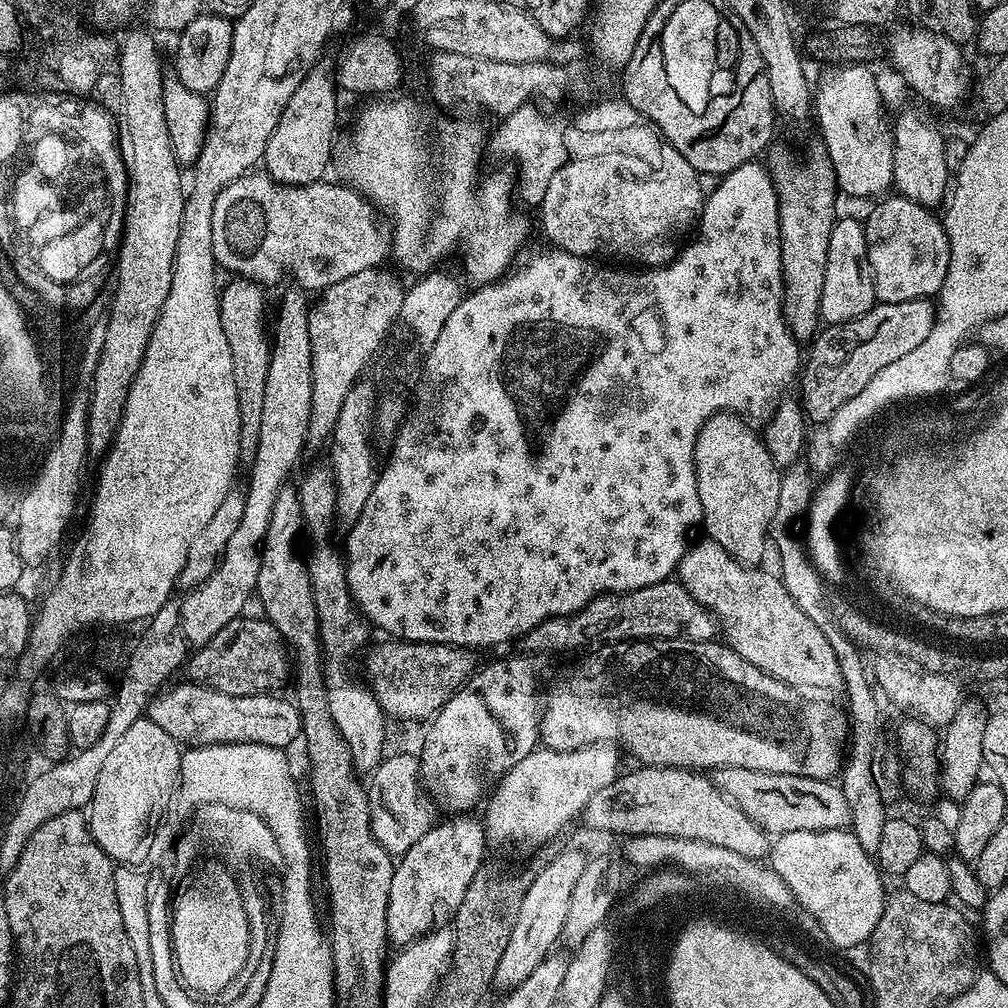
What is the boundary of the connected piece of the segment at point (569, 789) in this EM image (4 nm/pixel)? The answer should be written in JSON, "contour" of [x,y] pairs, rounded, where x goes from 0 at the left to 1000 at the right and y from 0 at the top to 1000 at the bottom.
{"contour":[[[582,738],[569,744],[550,744],[533,741],[531,746],[522,748],[522,752],[512,754],[508,761],[495,771],[492,783],[483,791],[484,803],[478,809],[480,827],[485,838],[488,837],[520,837],[525,833],[528,837],[540,837],[548,833],[567,813],[578,807],[581,796],[597,782],[609,776],[616,769],[615,750],[617,746],[610,738]]]}

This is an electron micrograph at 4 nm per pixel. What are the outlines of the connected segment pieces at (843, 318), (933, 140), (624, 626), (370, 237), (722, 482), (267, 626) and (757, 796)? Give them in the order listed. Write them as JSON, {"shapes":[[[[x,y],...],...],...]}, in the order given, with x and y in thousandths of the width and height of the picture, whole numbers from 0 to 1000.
{"shapes":[[[[834,213],[823,228],[823,244],[819,252],[819,276],[815,280],[815,300],[813,301],[813,316],[818,322],[838,321],[851,315],[870,302],[869,285],[865,275],[865,265],[861,259],[861,245],[856,221],[845,214]]],[[[901,107],[890,119],[888,116],[885,142],[889,148],[885,181],[892,193],[911,200],[916,206],[929,208],[933,201],[933,205],[938,201],[942,190],[942,172],[937,148],[938,135],[929,128],[928,121],[916,111],[918,108],[913,107]]],[[[664,573],[649,581],[637,581],[624,587],[604,587],[589,592],[580,603],[567,611],[551,611],[539,615],[518,633],[519,646],[567,647],[579,643],[600,631],[603,637],[629,635],[704,635],[711,630],[712,616],[705,607],[675,580],[674,574]]],[[[251,169],[245,175],[236,177],[232,181],[228,181],[228,185],[224,185],[220,188],[220,192],[216,192],[216,196],[212,200],[212,216],[210,217],[210,231],[212,232],[212,256],[215,263],[219,267],[230,270],[226,272],[233,272],[235,275],[244,278],[253,278],[259,284],[267,284],[266,282],[274,282],[282,273],[287,270],[291,274],[293,281],[299,287],[305,288],[310,292],[317,292],[322,286],[331,284],[333,280],[345,276],[349,272],[358,271],[359,268],[367,268],[368,266],[378,265],[387,254],[387,234],[379,223],[373,219],[375,215],[374,207],[371,205],[369,199],[362,198],[352,187],[346,185],[344,182],[325,183],[326,181],[314,181],[312,183],[304,183],[301,185],[291,185],[288,183],[277,183],[275,179],[270,178],[269,175],[263,173],[258,169]]],[[[710,409],[693,428],[688,442],[688,458],[690,459],[690,477],[692,478],[692,494],[696,500],[697,514],[701,533],[712,539],[731,557],[750,562],[755,558],[762,542],[762,531],[772,504],[773,483],[776,468],[769,460],[760,444],[755,432],[748,429],[737,414],[727,409]]],[[[265,613],[230,615],[185,656],[186,674],[226,689],[273,688],[288,675],[288,652],[273,621]]],[[[720,760],[709,763],[708,773],[719,790],[735,802],[749,817],[763,827],[773,827],[784,823],[827,823],[844,818],[844,802],[833,780],[825,774],[809,774],[788,768],[764,768],[756,764],[740,764],[736,760]]]]}

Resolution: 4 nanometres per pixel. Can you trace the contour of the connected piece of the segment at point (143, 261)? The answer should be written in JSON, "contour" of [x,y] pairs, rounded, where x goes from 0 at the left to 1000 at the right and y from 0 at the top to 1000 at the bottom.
{"contour":[[[127,30],[122,33],[123,44],[118,45],[119,50],[119,77],[117,80],[117,88],[119,87],[119,115],[117,111],[117,142],[119,145],[119,156],[124,163],[124,169],[127,171],[127,197],[124,204],[123,220],[121,225],[121,233],[118,235],[117,249],[118,252],[113,258],[113,282],[115,278],[115,291],[111,294],[111,307],[105,314],[105,337],[102,340],[101,349],[97,351],[96,366],[93,367],[89,378],[90,393],[88,395],[88,413],[87,413],[87,447],[88,449],[101,450],[106,447],[112,434],[115,433],[115,427],[119,422],[119,412],[123,410],[125,403],[125,395],[129,391],[129,383],[133,379],[133,375],[137,371],[137,367],[141,363],[141,355],[145,351],[145,343],[149,339],[149,331],[155,322],[155,316],[159,314],[161,304],[165,300],[165,296],[169,292],[169,276],[173,268],[173,256],[175,255],[175,245],[177,244],[177,232],[181,224],[181,212],[183,211],[183,196],[185,193],[185,183],[179,180],[179,170],[181,164],[175,158],[173,153],[173,145],[169,141],[169,129],[165,129],[165,109],[163,108],[163,77],[165,74],[164,68],[159,68],[159,52],[155,49],[155,40],[150,36],[152,33],[147,32],[131,32]]]}

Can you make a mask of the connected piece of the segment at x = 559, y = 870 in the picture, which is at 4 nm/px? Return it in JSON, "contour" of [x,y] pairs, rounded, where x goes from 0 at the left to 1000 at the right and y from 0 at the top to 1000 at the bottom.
{"contour":[[[563,841],[561,845],[554,846],[540,862],[537,860],[533,864],[530,875],[526,875],[518,891],[514,911],[510,911],[510,923],[506,923],[502,942],[498,942],[498,950],[494,950],[491,979],[496,979],[496,982],[512,980],[540,953],[540,949],[549,943],[548,938],[557,932],[566,884],[569,883],[569,877],[580,856],[581,849],[571,841]]]}

